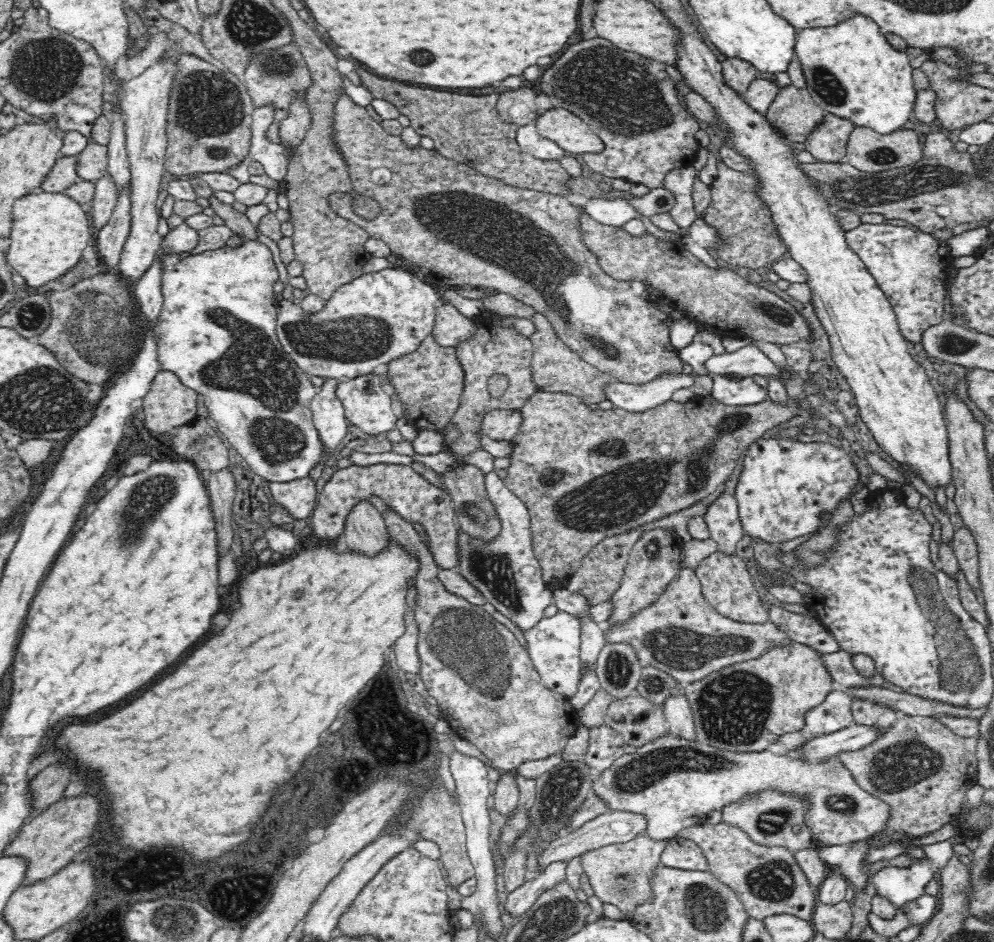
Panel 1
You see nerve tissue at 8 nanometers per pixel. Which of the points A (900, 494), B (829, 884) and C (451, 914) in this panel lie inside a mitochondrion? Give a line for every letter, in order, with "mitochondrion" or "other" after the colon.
A: other
B: other
C: other

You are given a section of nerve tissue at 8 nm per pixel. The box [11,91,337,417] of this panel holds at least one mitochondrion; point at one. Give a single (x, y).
(97, 325)

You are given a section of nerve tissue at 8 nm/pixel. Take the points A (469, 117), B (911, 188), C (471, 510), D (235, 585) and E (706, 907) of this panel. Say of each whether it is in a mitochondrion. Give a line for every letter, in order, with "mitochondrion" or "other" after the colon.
A: mitochondrion
B: mitochondrion
C: mitochondrion
D: other
E: mitochondrion

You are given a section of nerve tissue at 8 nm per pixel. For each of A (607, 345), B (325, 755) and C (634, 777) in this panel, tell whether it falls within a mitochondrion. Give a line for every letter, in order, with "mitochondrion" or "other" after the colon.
A: mitochondrion
B: other
C: mitochondrion

